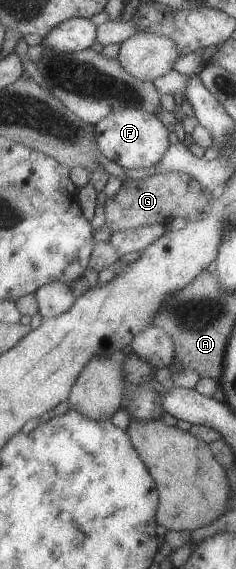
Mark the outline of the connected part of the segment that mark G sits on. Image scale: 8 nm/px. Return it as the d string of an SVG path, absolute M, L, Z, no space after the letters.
M184 172L157 173L141 181L128 180L115 196L107 198L106 225L115 233L143 225L171 225L176 218L185 219L186 223L201 220L214 195L206 193L197 179Z

